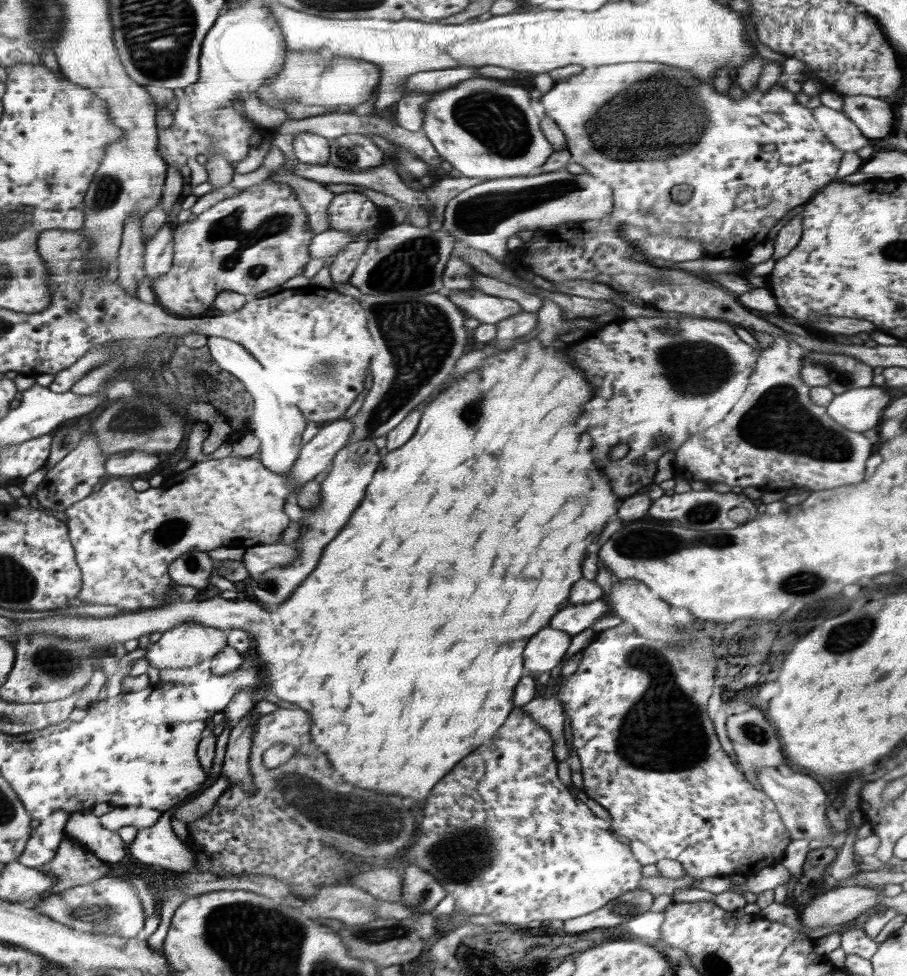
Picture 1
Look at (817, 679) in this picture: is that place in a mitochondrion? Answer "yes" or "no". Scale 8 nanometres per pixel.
no

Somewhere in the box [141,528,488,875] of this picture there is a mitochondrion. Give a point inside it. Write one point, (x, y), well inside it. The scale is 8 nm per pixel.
(348, 815)

